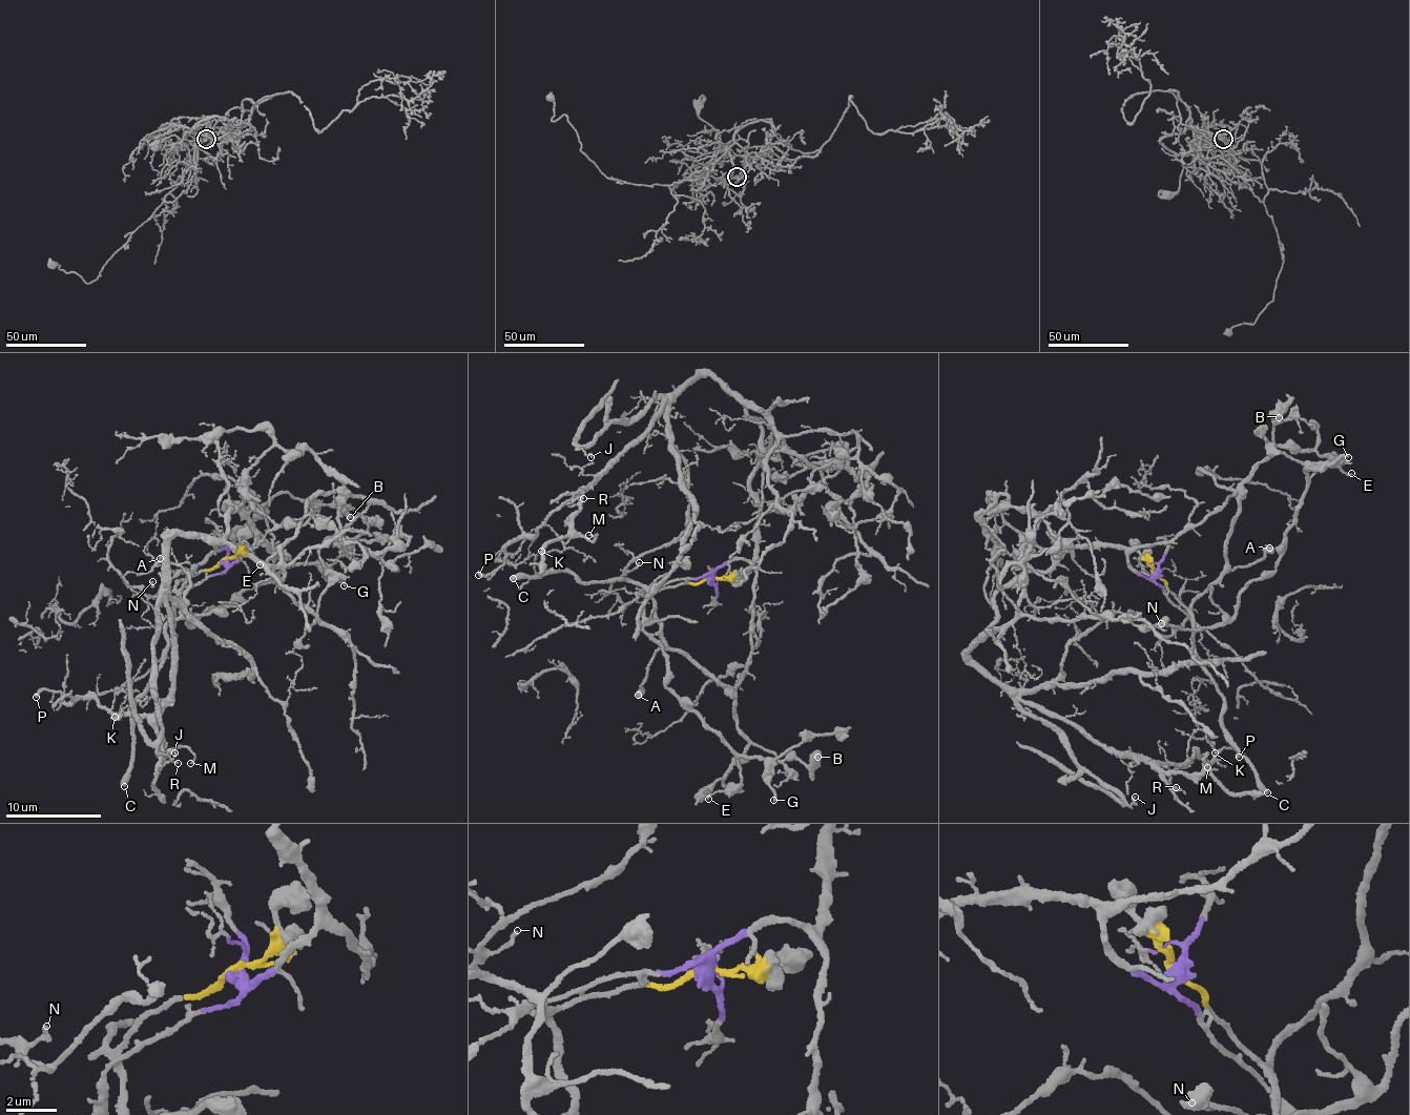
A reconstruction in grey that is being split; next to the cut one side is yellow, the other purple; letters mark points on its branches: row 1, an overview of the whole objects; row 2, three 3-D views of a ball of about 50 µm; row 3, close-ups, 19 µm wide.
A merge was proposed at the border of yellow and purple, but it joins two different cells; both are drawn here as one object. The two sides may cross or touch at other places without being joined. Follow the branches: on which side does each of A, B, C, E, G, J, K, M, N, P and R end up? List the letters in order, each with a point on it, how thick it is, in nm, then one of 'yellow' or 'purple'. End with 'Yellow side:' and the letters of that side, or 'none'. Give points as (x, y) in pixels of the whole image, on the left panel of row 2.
A: place (160, 558); calibre 550 nm; yellow
B: place (350, 517); calibre 480 nm; yellow
C: place (124, 786); calibre 440 nm; yellow
E: place (260, 564); calibre 110 nm; yellow
G: place (344, 585); calibre 200 nm; yellow
J: place (174, 752); calibre 110 nm; purple
K: place (115, 717); calibre 120 nm; purple
M: place (190, 763); calibre 110 nm; purple
N: place (152, 581); calibre 150 nm; purple
P: place (36, 697); calibre 320 nm; purple
R: place (178, 763); calibre 120 nm; purple
Yellow side: A, B, C, E, G

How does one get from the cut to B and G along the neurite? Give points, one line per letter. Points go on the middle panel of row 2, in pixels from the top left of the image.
B: (710, 578), (652, 591), (666, 642), (734, 699), (737, 728), (779, 760), (810, 764), (818, 758)
G: (710, 578), (655, 594), (647, 587), (644, 628), (666, 658), (669, 687), (741, 757), (763, 759), (773, 800)

